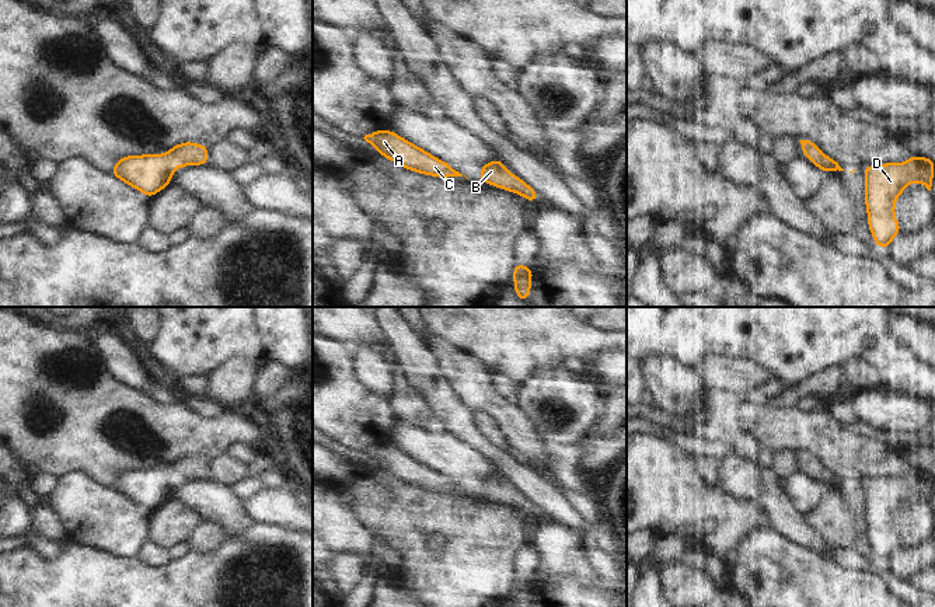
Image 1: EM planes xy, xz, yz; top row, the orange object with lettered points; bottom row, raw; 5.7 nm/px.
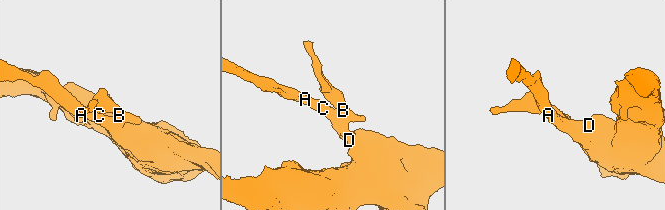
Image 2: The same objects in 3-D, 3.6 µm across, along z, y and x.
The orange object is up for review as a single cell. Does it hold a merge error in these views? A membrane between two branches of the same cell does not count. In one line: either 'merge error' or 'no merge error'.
no merge error

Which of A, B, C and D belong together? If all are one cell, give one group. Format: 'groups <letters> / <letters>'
groups A B C D

